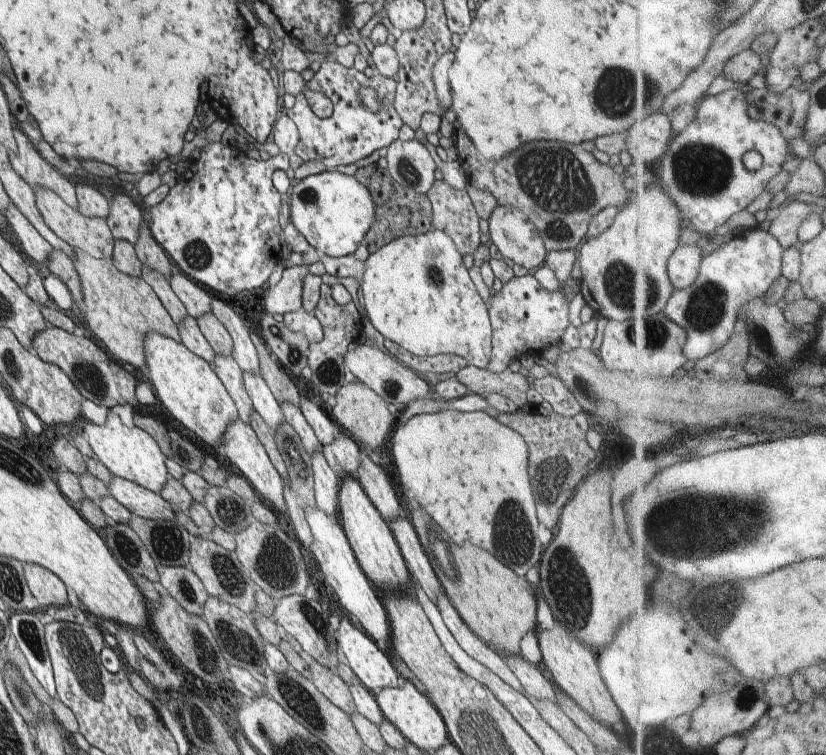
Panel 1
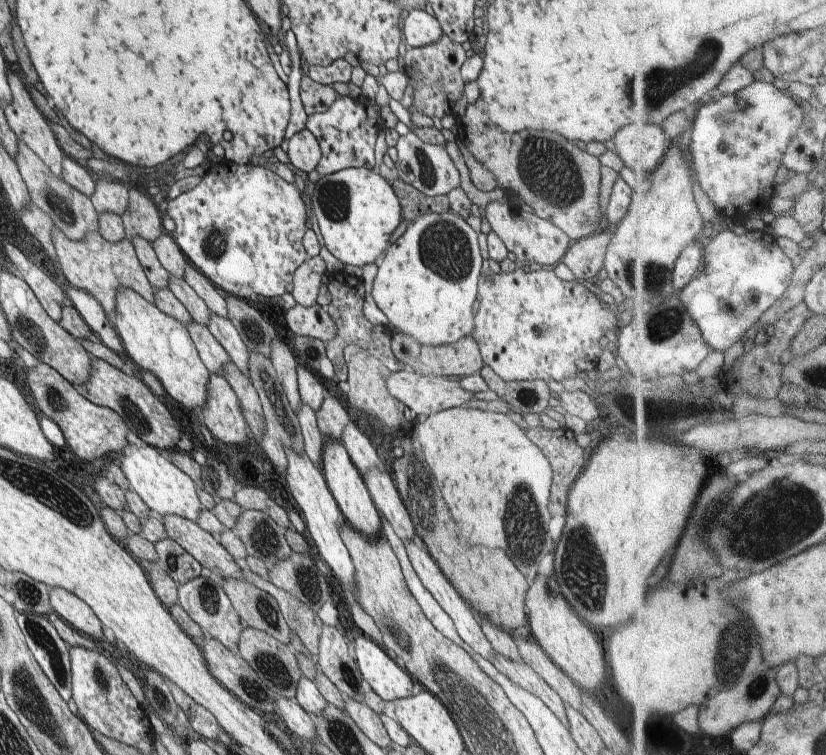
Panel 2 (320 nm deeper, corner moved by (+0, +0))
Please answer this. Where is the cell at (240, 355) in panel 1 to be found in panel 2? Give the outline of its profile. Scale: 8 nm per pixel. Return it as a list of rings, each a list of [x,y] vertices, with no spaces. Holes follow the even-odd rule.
[[[190,263],[184,270],[183,280],[204,300],[212,314],[218,314],[220,318],[228,319],[227,303],[222,292]]]

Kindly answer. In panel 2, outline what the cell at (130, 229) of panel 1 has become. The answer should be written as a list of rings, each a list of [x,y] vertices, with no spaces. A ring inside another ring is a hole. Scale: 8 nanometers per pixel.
[[[97,180],[91,202],[96,212],[110,212],[118,216],[124,215],[129,204],[129,190],[123,184],[112,180]]]

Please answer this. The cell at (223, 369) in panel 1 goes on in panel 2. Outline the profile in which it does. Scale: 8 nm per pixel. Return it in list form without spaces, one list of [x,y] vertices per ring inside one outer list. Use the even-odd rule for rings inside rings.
[[[190,322],[185,326],[198,350],[198,355],[209,374],[222,375],[224,372],[224,364],[231,361],[228,352],[224,349],[218,340],[212,336],[212,332],[207,326],[202,326],[198,322]]]

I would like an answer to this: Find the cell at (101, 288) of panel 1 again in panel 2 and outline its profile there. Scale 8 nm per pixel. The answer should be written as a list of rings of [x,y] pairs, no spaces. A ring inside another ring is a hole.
[[[54,227],[52,242],[56,250],[56,264],[68,280],[67,283],[92,294],[92,297],[96,298],[96,301],[100,302],[100,306],[104,308],[108,322],[112,320],[112,315],[116,312],[116,296],[120,288],[134,290],[144,300],[155,304],[155,290],[148,282],[130,240],[124,238],[118,243],[110,243],[104,240],[99,232],[92,232],[78,242],[74,242],[66,238],[66,234],[60,232],[60,228]]]

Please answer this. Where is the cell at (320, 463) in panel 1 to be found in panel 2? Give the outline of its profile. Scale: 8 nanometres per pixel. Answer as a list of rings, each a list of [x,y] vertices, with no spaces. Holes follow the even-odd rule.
[[[302,403],[300,410],[296,414],[302,434],[304,453],[316,468],[321,469],[326,440],[320,433],[315,412],[308,404]]]

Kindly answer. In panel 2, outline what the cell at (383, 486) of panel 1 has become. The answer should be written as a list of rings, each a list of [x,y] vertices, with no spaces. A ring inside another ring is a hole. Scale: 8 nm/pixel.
[[[350,421],[344,434],[342,434],[341,444],[344,446],[352,464],[356,466],[360,476],[364,478],[368,470],[380,466],[381,460],[379,458],[376,448],[372,446],[372,442],[365,434],[360,432],[355,421]]]

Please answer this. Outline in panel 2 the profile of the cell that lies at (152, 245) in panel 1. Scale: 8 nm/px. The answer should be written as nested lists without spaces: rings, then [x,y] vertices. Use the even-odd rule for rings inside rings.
[[[135,187],[129,190],[128,208],[121,216],[121,220],[125,229],[125,238],[130,242],[136,236],[142,236],[144,240],[152,243],[164,232],[161,214],[154,201]]]

